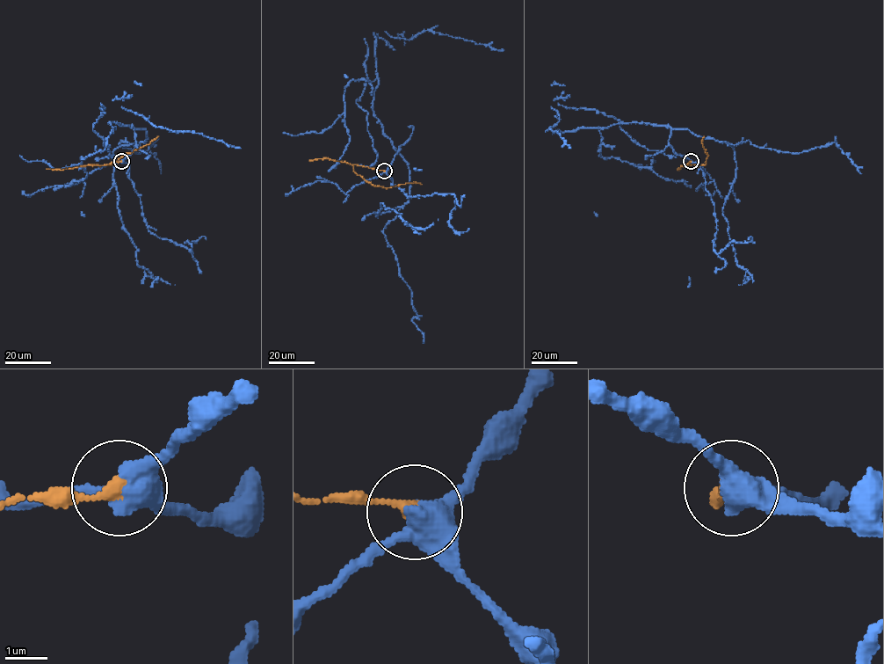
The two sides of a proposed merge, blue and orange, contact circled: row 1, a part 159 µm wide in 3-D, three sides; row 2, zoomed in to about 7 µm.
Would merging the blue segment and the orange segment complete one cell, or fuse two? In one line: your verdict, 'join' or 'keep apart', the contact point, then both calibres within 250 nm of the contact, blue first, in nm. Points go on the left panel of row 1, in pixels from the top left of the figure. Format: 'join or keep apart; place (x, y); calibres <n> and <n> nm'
keep apart; place (121, 161); calibres 440 and 340 nm

